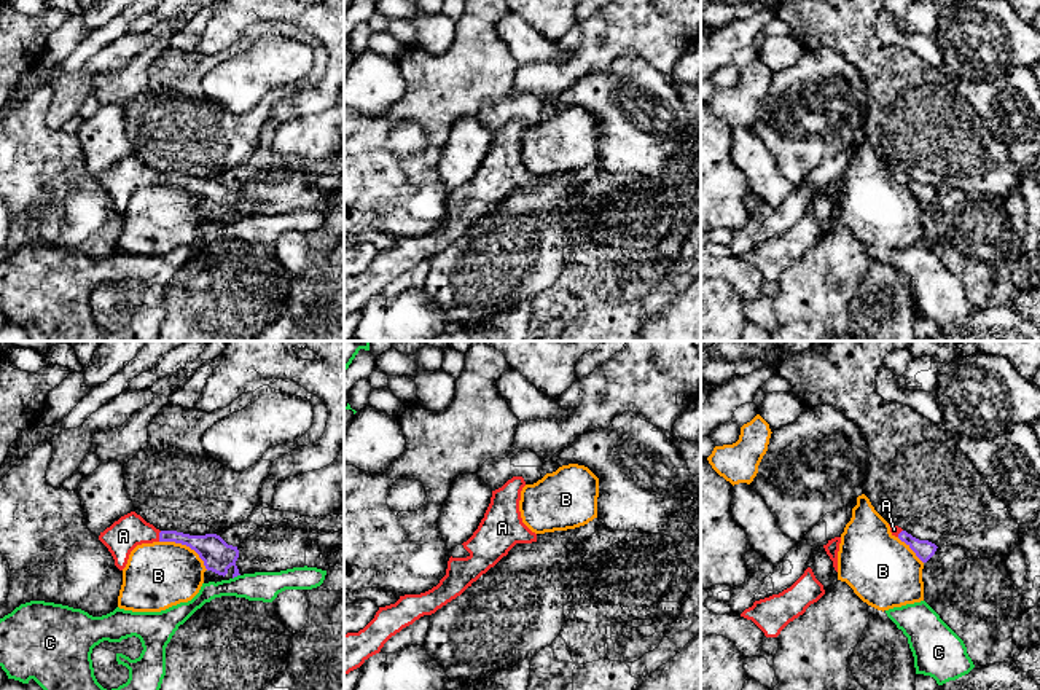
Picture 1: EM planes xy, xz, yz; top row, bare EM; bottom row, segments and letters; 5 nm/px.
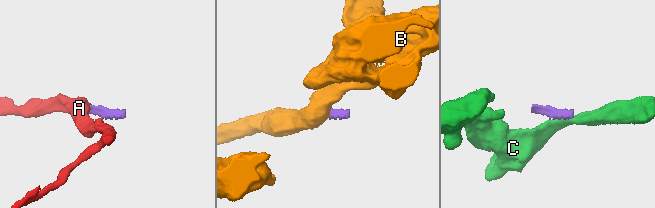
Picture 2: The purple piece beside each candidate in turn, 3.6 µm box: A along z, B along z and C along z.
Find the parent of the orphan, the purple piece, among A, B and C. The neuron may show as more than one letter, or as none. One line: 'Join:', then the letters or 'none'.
Join: A

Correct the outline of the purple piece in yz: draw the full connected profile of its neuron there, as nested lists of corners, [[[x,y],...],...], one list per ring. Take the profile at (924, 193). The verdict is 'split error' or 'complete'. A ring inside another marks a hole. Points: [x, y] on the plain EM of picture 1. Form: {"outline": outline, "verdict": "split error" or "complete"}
{"outline": [[[889,167],[889,169],[890,169],[892,178],[905,185],[922,206],[927,206],[935,198],[938,191],[935,186],[929,183],[919,183],[898,169],[893,169],[893,167]]], "verdict": "split error"}

